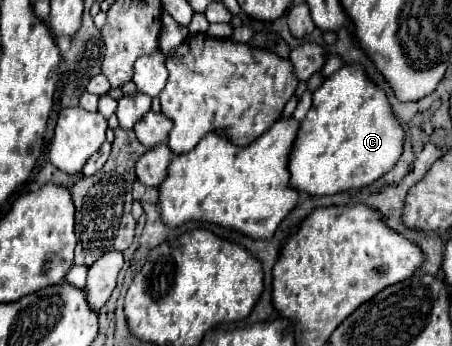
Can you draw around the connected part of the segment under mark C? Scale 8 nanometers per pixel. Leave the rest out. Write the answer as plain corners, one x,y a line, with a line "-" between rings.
358,64
342,66
338,72
328,76
322,86
312,94
312,108
300,122
298,136
288,160
290,186
310,196
332,196
350,188
362,188
384,176
402,154
404,130
394,118
386,94
362,72

